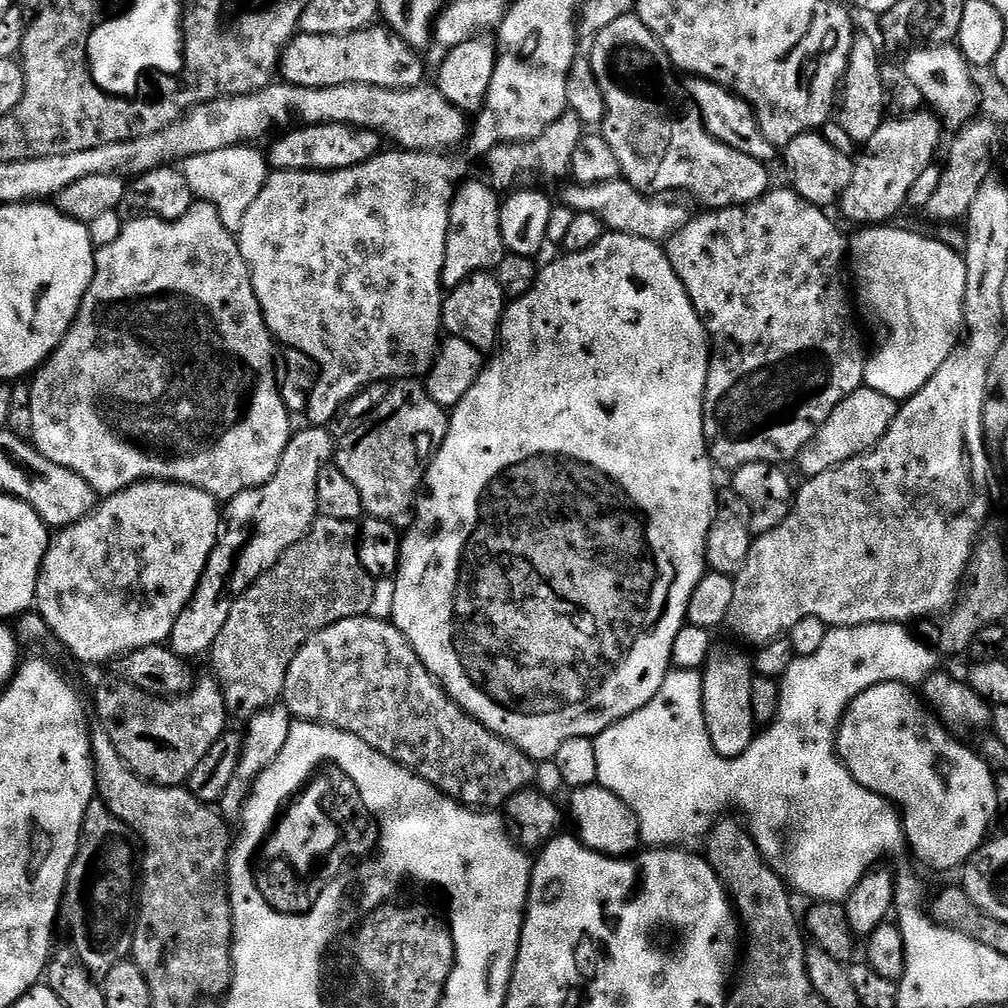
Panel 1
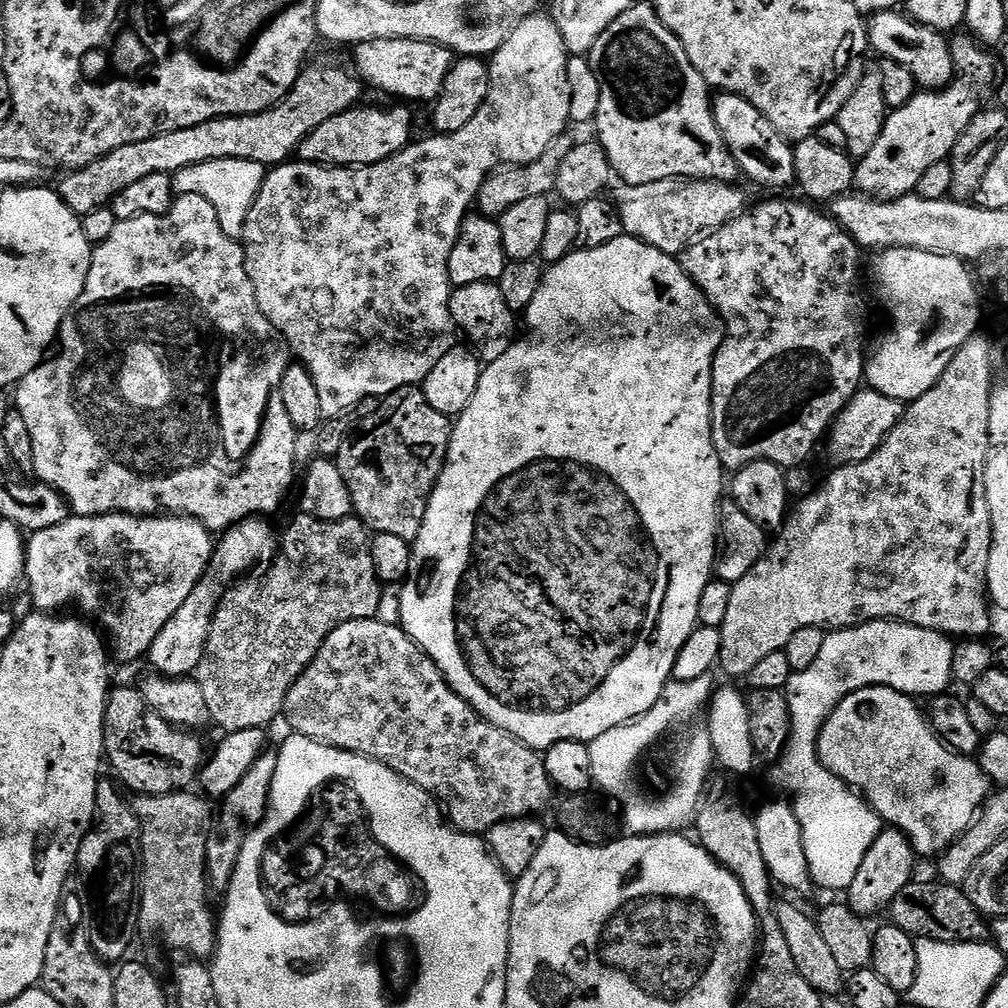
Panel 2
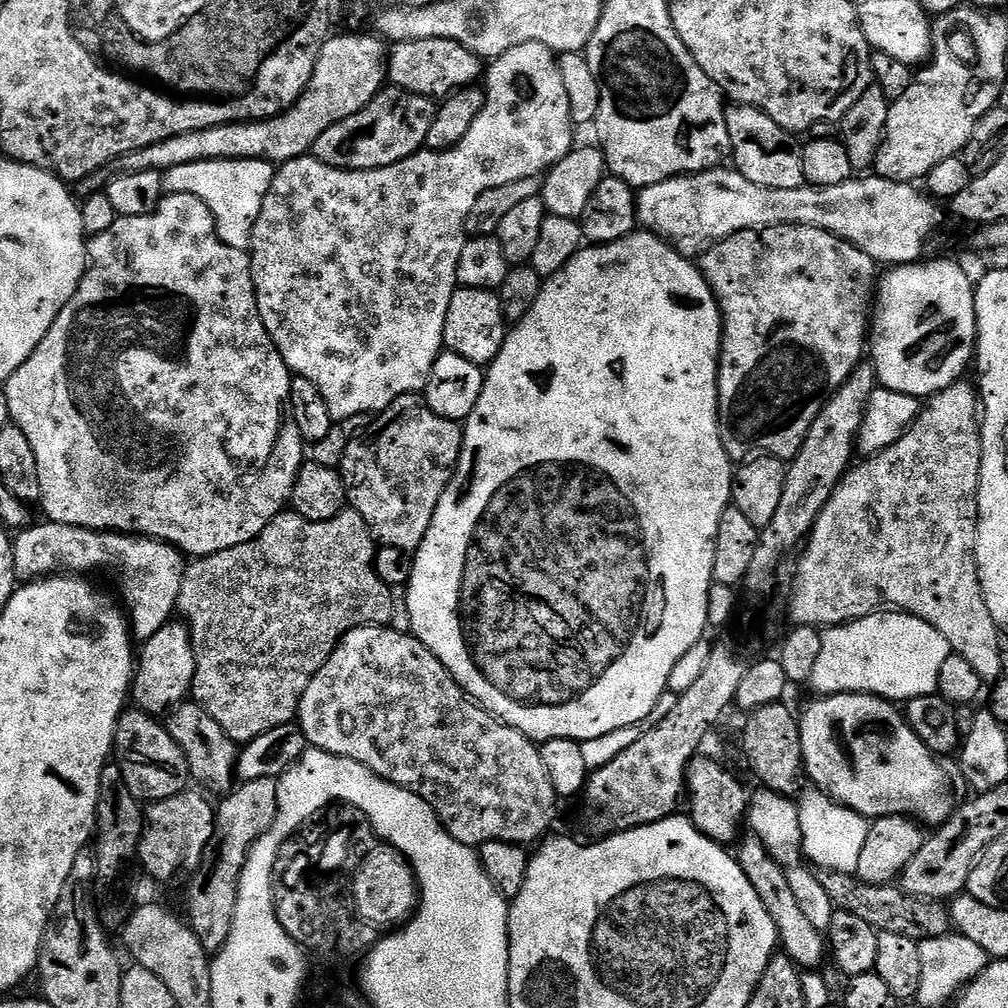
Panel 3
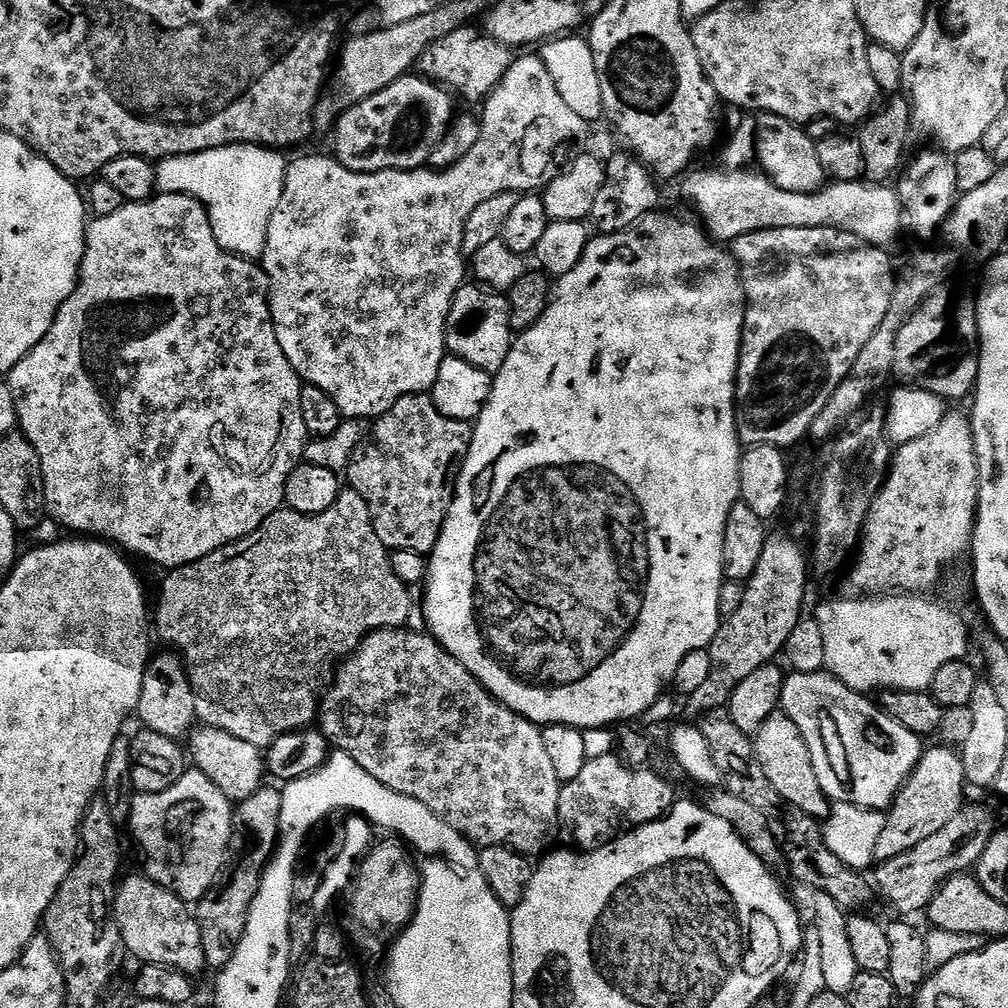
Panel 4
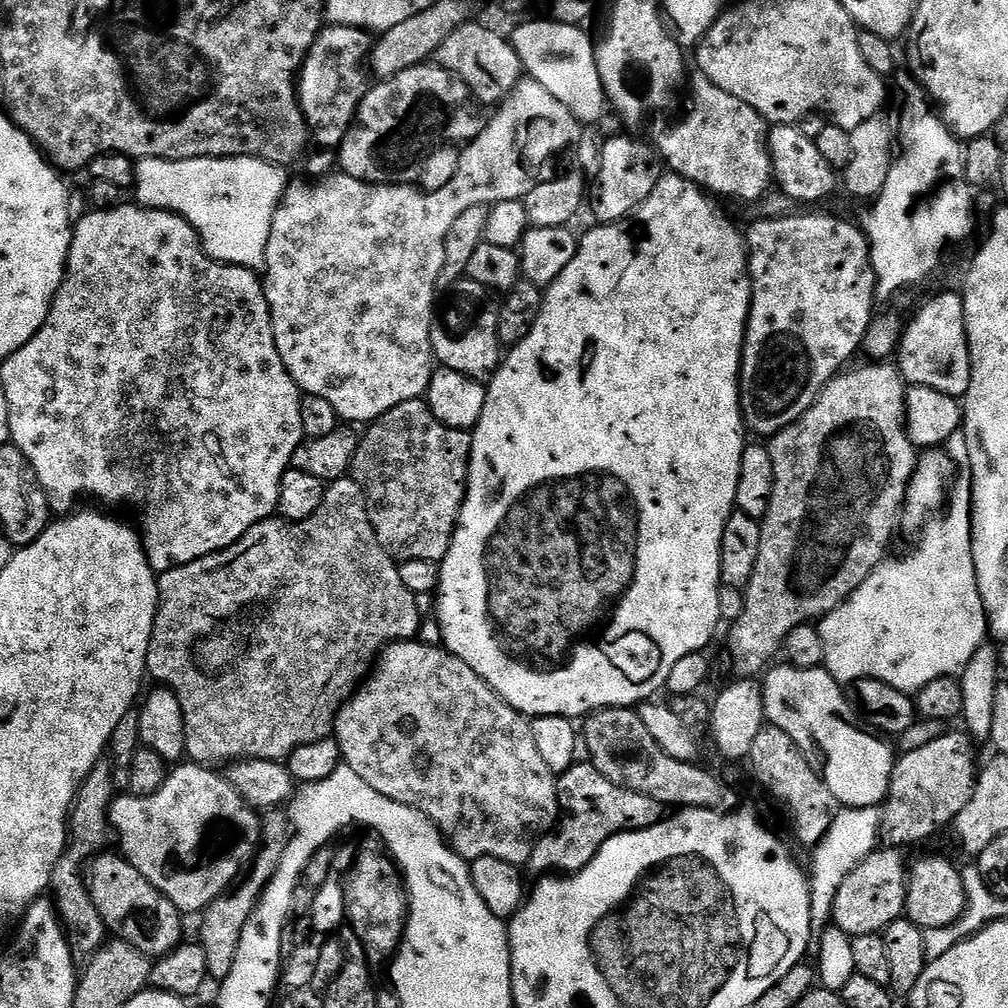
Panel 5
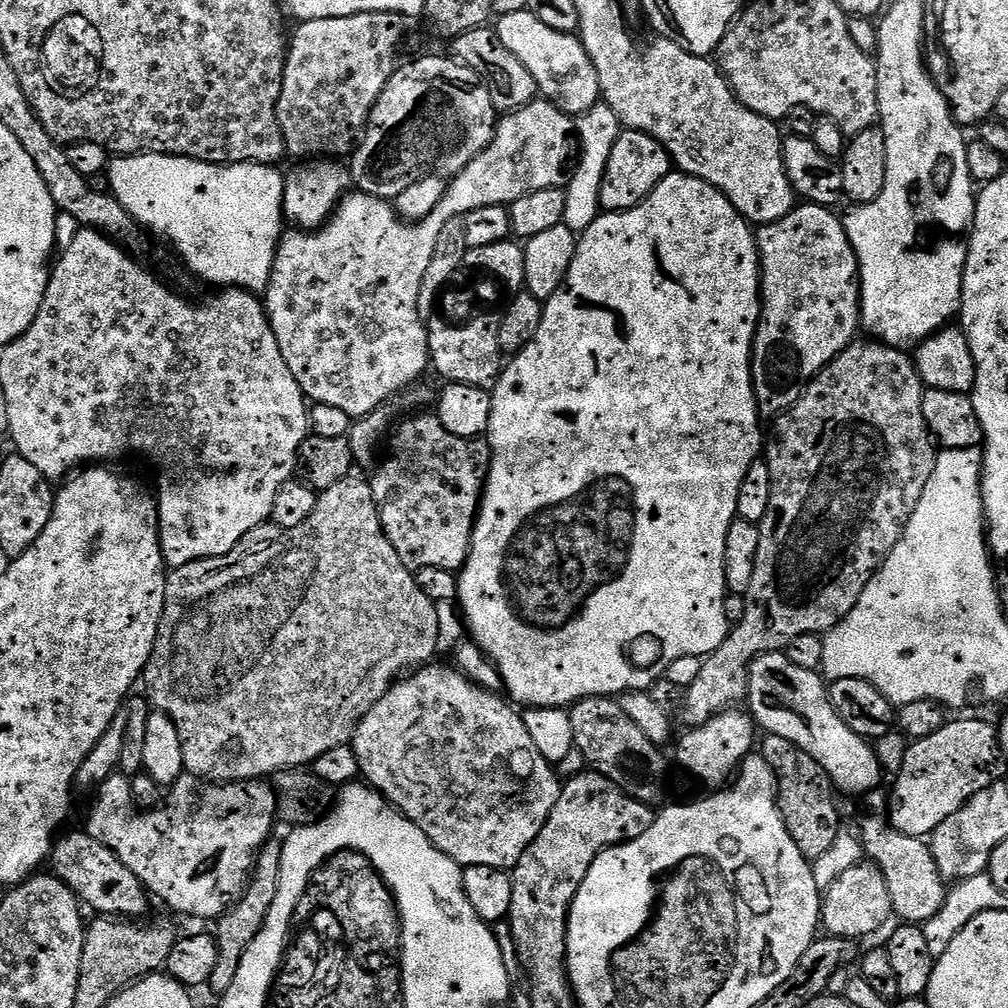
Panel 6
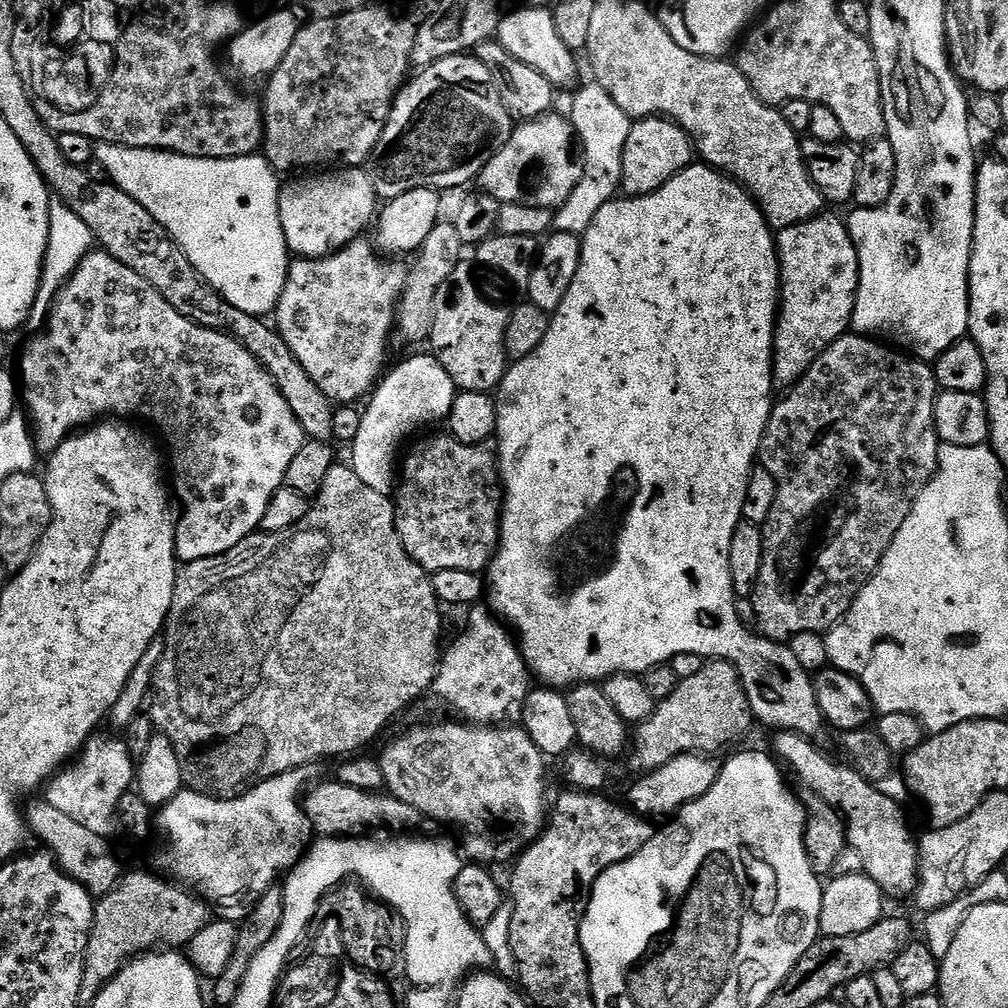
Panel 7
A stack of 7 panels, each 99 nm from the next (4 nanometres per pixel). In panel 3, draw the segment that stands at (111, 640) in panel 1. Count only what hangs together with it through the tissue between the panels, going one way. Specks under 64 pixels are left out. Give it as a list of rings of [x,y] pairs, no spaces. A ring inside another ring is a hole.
[[[33,523],[15,533],[12,542],[14,566],[21,581],[31,582],[53,574],[109,572],[120,583],[130,631],[140,642],[158,634],[158,630],[173,619],[186,567],[186,557],[180,549],[167,544],[165,540],[151,540],[148,536],[43,523]]]

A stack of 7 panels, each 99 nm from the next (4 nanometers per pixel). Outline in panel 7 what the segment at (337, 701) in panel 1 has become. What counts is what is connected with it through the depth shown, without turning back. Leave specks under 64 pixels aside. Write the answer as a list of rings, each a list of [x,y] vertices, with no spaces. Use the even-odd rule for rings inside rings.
[[[455,722],[456,724],[420,724],[409,732],[401,734],[397,740],[392,740],[384,748],[384,753],[378,756],[380,769],[384,775],[384,788],[406,806],[414,806],[414,810],[420,813],[421,817],[437,820],[440,824],[453,824],[456,828],[464,828],[464,848],[462,852],[469,861],[481,866],[492,866],[495,860],[503,856],[519,854],[544,831],[546,827],[546,804],[544,808],[544,764],[546,757],[534,746],[530,734],[524,731],[523,727],[508,728],[512,726],[485,726],[482,724],[469,724],[467,722]]]

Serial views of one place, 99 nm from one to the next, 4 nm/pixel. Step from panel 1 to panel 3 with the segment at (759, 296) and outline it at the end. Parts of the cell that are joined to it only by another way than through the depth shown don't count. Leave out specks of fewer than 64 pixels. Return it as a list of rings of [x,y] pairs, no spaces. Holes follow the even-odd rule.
[[[783,224],[782,226],[770,226],[769,228],[751,228],[750,230],[742,230],[730,238],[726,238],[720,244],[715,244],[713,248],[706,250],[703,256],[699,257],[698,267],[700,273],[708,279],[708,285],[712,287],[712,293],[714,293],[716,301],[720,304],[720,315],[724,317],[724,339],[720,341],[720,373],[718,374],[718,394],[720,395],[720,437],[724,443],[724,449],[728,451],[728,457],[732,459],[733,462],[744,462],[749,458],[758,456],[773,456],[776,460],[790,462],[798,454],[802,442],[806,442],[808,431],[814,426],[814,420],[818,418],[818,414],[824,409],[826,402],[844,385],[846,378],[850,378],[850,374],[865,359],[866,341],[870,336],[870,311],[868,312],[868,303],[873,303],[874,293],[878,288],[878,273],[876,274],[878,265],[875,260],[870,258],[870,254],[862,254],[862,250],[858,250],[858,246],[854,246],[850,242],[846,242],[842,238],[830,234],[826,230],[818,230],[814,226]]]

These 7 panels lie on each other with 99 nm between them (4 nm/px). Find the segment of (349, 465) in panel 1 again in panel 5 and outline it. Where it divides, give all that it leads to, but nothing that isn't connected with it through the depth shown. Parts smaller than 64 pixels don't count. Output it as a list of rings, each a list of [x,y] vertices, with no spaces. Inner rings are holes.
[[[424,398],[394,406],[394,410],[390,410],[385,416],[371,421],[366,431],[368,433],[359,437],[350,476],[358,482],[358,486],[362,486],[368,503],[370,522],[378,534],[378,542],[397,562],[444,561],[460,517],[464,492],[468,489],[468,459],[472,456],[472,432],[463,428],[448,428],[438,422]]]

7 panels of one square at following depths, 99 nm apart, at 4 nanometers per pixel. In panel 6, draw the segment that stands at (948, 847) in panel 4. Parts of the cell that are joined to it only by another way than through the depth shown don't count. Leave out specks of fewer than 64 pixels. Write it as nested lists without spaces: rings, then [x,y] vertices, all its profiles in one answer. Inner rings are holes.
[[[871,862],[851,866],[822,896],[823,931],[829,936],[839,936],[842,940],[863,941],[863,936],[874,935],[893,916],[886,878],[880,867]]]

